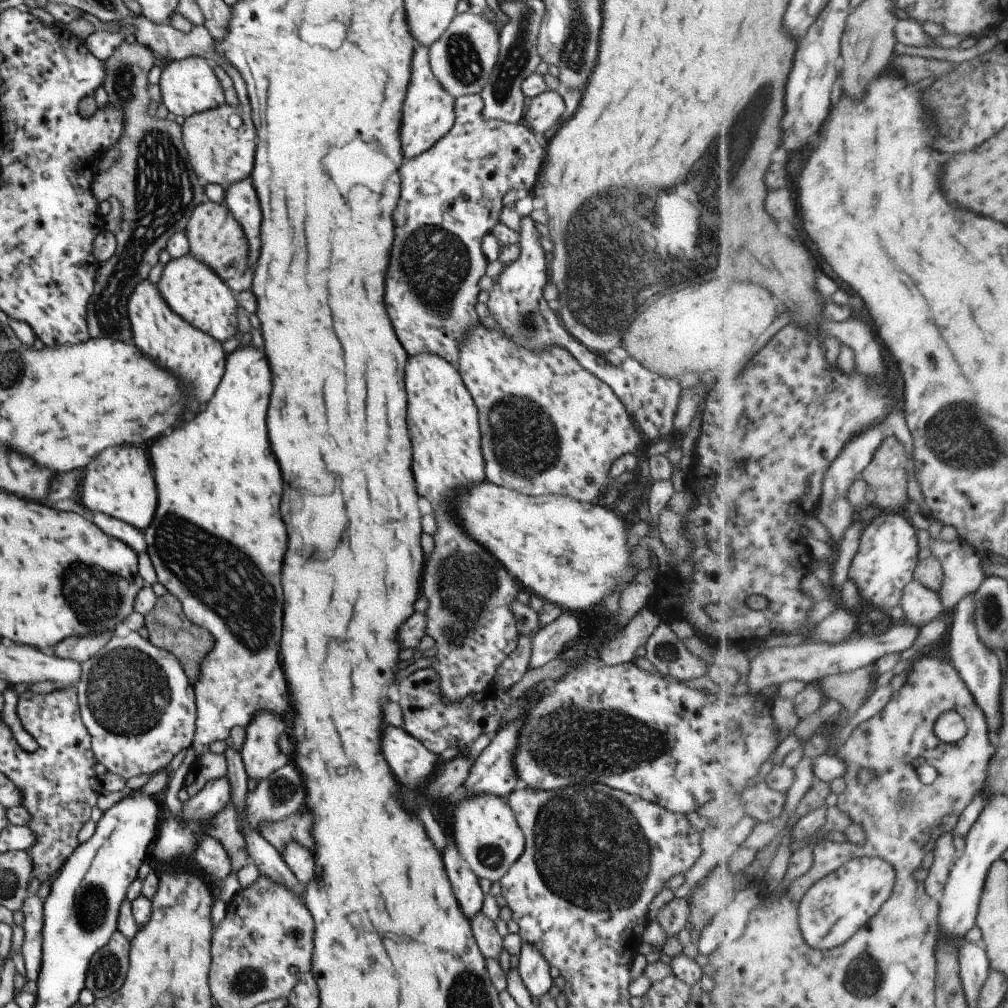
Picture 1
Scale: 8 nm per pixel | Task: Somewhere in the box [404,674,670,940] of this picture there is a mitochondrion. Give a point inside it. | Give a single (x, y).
(583, 852)

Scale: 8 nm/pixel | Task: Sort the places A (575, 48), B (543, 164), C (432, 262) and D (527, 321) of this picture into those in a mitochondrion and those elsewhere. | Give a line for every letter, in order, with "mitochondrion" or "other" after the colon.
A: mitochondrion
B: other
C: mitochondrion
D: mitochondrion

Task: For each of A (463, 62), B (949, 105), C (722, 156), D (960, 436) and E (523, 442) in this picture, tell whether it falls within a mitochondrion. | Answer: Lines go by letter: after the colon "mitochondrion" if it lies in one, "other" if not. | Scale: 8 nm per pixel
A: mitochondrion
B: mitochondrion
C: mitochondrion
D: mitochondrion
E: mitochondrion

